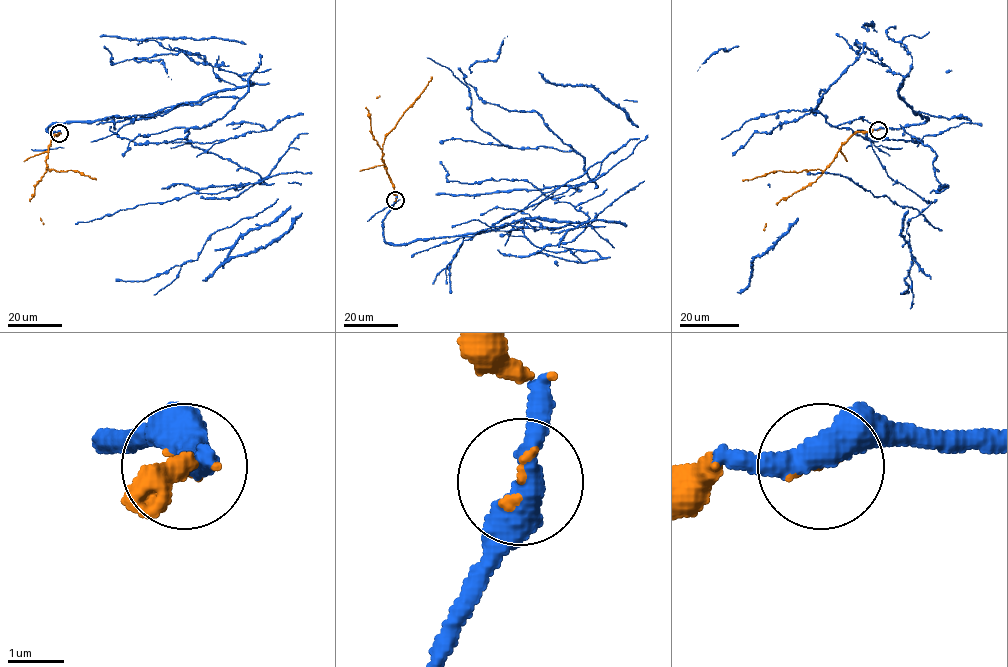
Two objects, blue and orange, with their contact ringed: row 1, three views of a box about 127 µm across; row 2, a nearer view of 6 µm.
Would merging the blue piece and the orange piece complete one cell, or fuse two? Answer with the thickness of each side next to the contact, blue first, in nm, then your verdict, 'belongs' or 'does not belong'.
440/90 nm | belongs

